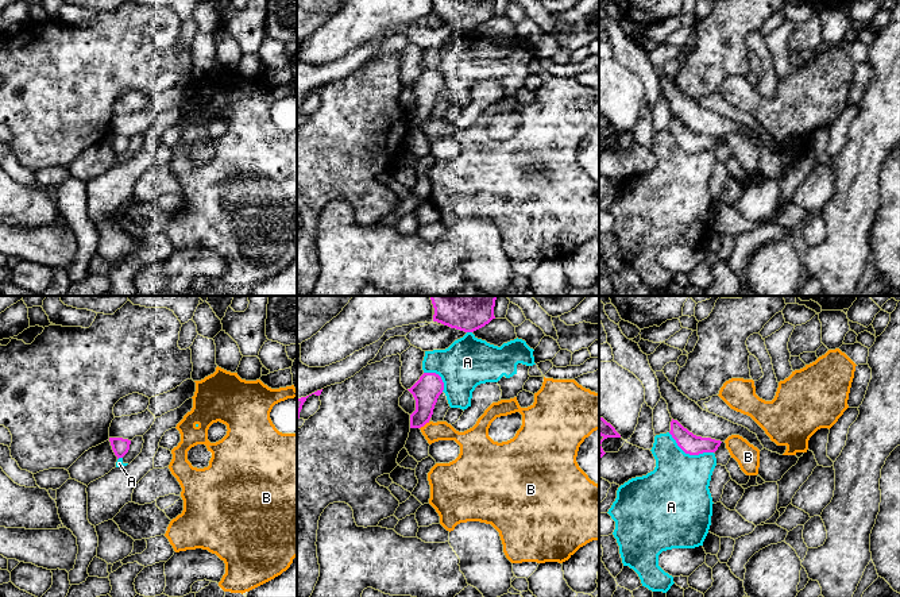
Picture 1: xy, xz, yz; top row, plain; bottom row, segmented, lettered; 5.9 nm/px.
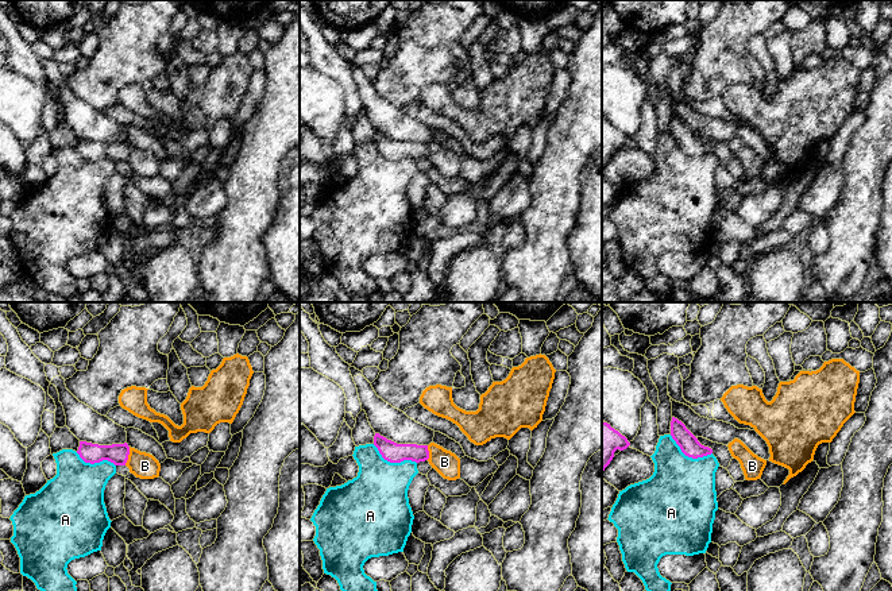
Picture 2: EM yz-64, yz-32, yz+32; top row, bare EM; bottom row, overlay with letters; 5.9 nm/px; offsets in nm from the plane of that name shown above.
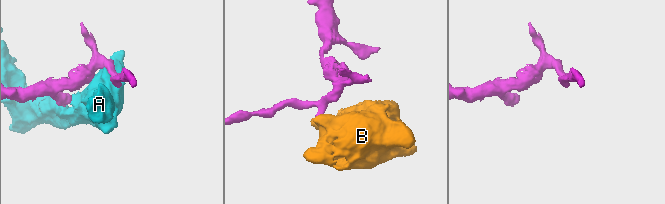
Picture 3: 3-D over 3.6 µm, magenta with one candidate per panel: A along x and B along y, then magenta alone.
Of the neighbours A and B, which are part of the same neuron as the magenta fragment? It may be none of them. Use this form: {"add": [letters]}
{"add": []}

